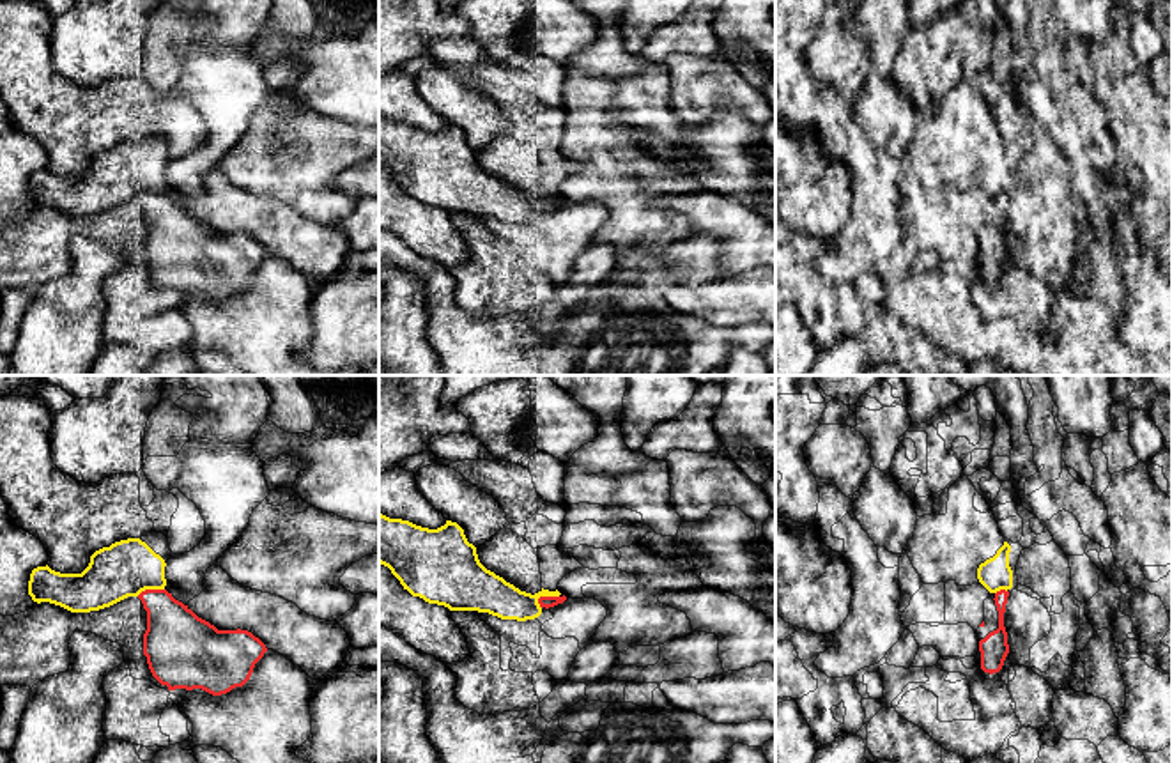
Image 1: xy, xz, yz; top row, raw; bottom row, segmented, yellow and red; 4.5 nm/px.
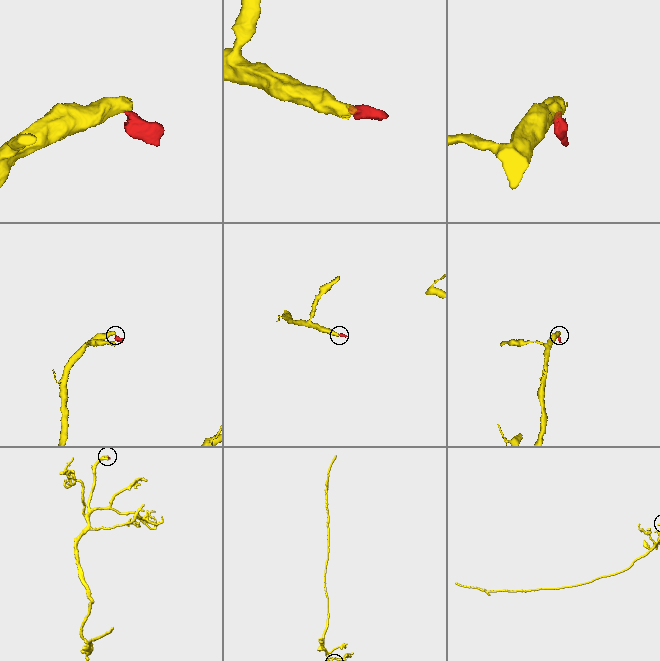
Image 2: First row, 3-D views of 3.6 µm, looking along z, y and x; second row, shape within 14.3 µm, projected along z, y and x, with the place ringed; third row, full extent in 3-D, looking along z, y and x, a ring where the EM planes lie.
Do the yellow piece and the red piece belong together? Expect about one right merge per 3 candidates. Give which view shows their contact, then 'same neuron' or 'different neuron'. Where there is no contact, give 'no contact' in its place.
meets yellow in xz; different neuron

